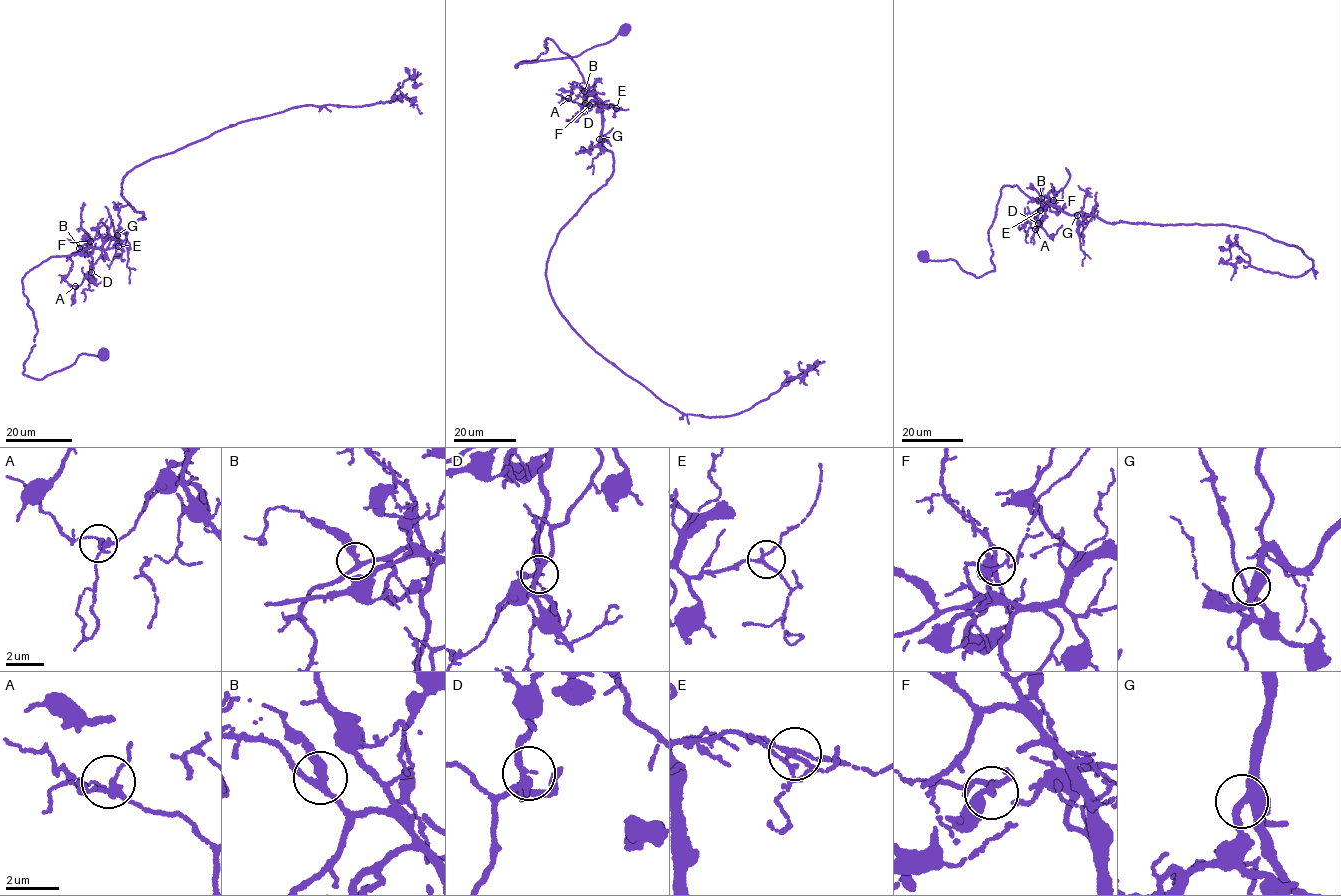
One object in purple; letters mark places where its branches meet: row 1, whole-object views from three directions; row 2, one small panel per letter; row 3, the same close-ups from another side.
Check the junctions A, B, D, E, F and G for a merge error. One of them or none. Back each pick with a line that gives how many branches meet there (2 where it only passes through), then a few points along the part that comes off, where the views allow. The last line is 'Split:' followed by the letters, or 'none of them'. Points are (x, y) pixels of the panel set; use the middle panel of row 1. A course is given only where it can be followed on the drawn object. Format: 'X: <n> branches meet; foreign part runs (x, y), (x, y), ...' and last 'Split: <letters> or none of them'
Split: none of them

